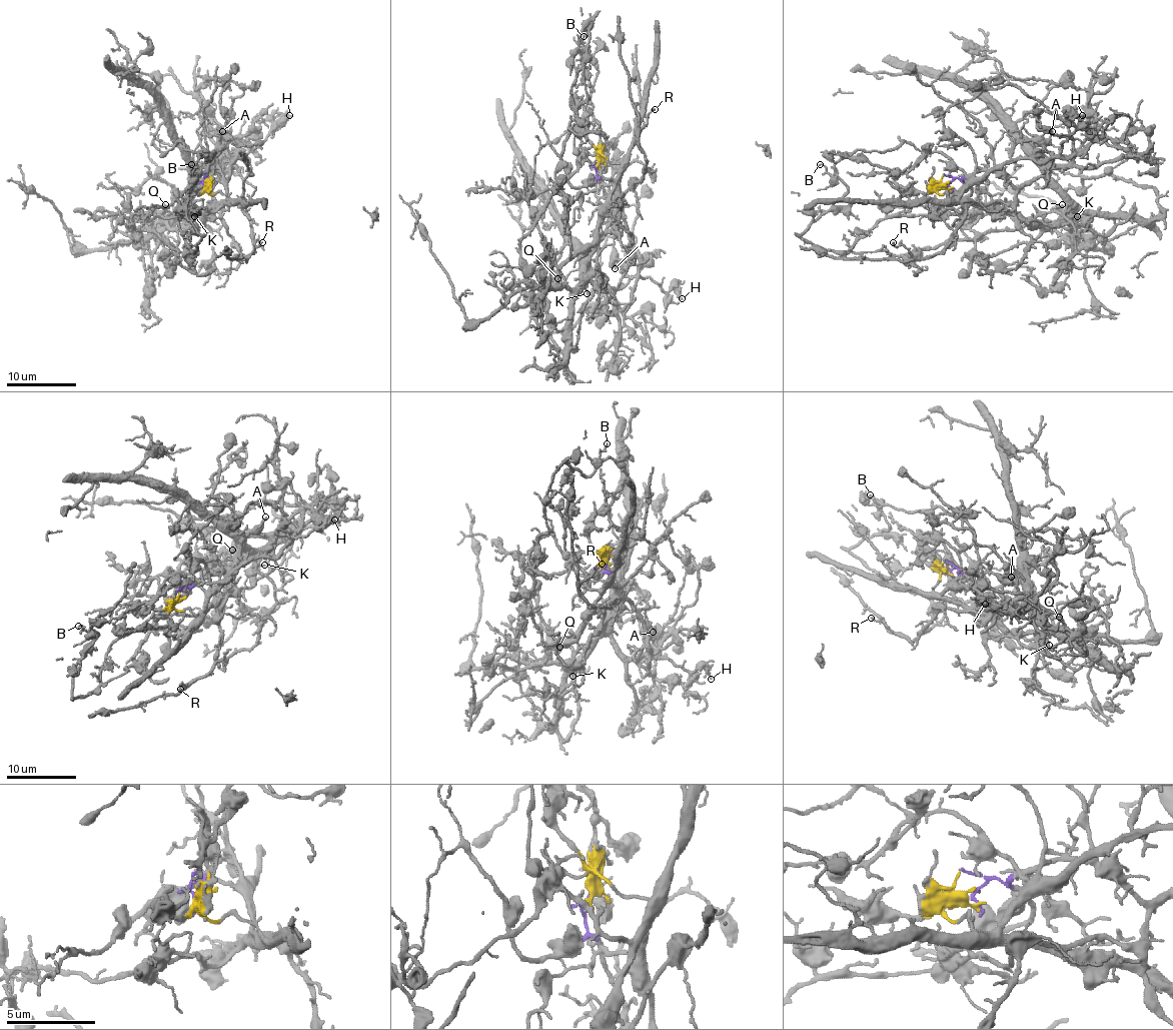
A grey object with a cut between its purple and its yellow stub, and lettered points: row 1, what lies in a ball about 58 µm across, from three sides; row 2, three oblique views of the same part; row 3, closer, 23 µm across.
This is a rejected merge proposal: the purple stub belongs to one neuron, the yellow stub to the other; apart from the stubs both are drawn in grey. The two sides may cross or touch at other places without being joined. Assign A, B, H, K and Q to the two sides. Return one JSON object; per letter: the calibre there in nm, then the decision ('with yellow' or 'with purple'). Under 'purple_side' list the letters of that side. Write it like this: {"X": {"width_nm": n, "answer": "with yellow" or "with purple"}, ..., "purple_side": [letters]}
{"A": {"width_nm": 110, "answer": "with yellow"}, "B": {"width_nm": 120, "answer": "with yellow"}, "H": {"width_nm": 90, "answer": "with yellow"}, "K": {"width_nm": 140, "answer": "with yellow"}, "Q": {"width_nm": 150, "answer": "with purple"}, "purple_side": ["Q"]}

